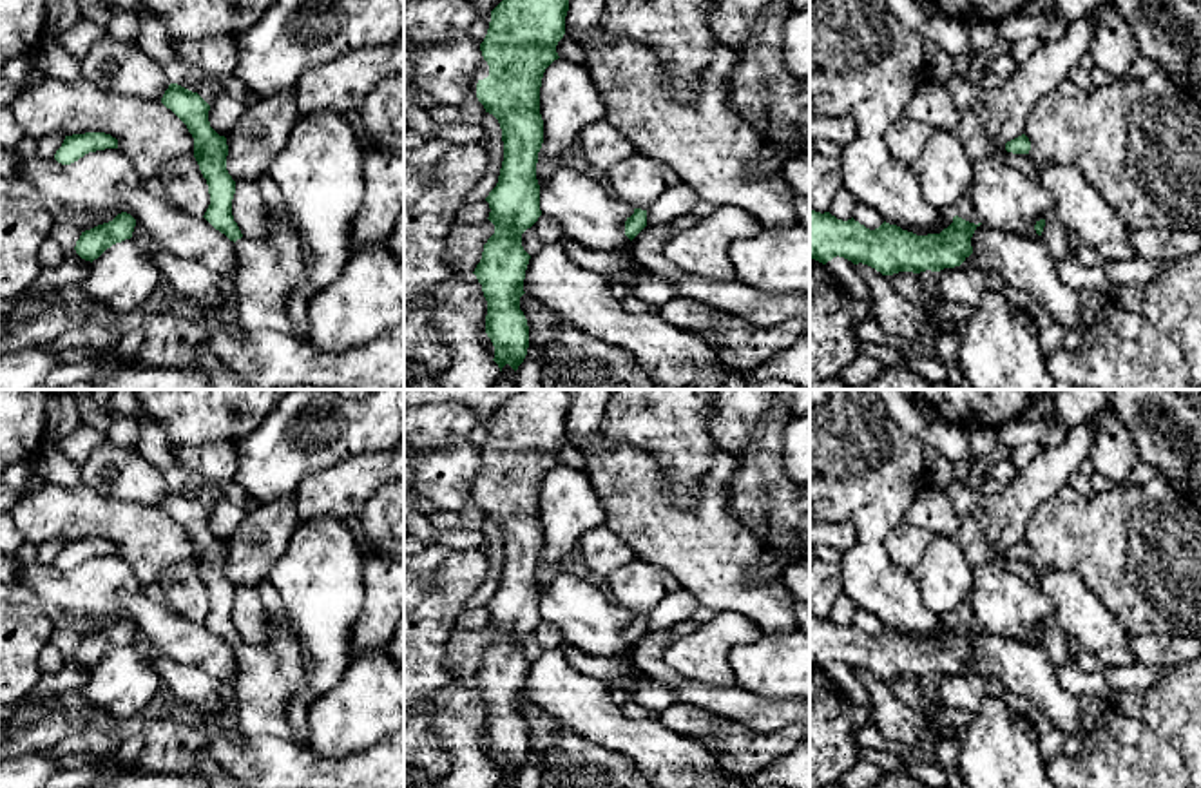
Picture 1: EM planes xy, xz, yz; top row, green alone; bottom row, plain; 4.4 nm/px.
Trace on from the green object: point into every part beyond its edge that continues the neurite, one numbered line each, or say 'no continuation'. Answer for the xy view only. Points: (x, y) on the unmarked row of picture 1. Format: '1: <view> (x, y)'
no continuation

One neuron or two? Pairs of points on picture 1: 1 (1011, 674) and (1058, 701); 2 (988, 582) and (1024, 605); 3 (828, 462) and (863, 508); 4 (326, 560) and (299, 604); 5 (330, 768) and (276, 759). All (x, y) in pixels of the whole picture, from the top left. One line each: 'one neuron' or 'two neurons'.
1: one neuron
2: one neuron
3: one neuron
4: one neuron
5: one neuron

